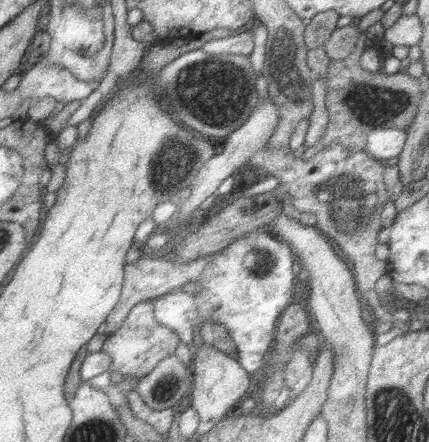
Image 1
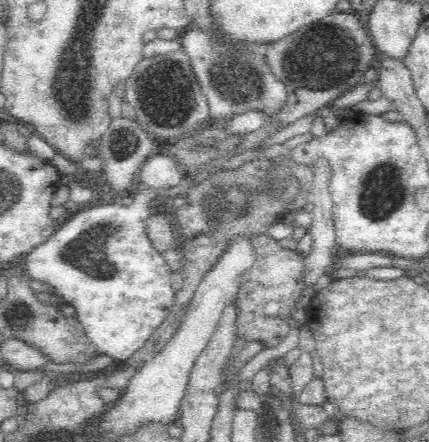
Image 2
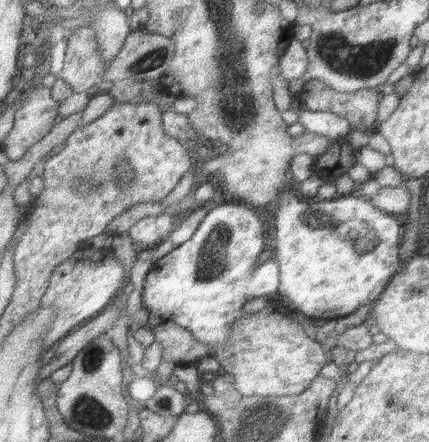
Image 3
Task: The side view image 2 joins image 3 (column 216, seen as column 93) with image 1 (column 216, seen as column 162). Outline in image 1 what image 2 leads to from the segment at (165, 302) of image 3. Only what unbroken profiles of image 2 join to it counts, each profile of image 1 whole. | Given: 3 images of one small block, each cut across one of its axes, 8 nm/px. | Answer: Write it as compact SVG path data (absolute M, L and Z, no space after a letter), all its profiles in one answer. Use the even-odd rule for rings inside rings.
M271 230L249 232L249 234L245 234L245 238L237 240L235 244L231 244L229 248L219 252L219 256L207 268L207 272L203 272L201 280L197 280L197 292L193 292L193 296L187 292L179 292L179 294L173 292L173 294L167 294L167 296L155 300L155 316L161 324L175 330L177 336L187 346L193 346L195 330L199 328L199 334L201 334L205 322L225 324L231 338L239 344L239 350L241 350L239 362L251 374L263 374L263 368L269 362L269 350L271 350L273 342L277 342L275 340L277 338L275 336L277 320L293 302L299 300L299 280L303 276L297 276L293 270L293 266L297 262L295 258L297 258L297 254L295 254L293 246L289 242L279 240Z

